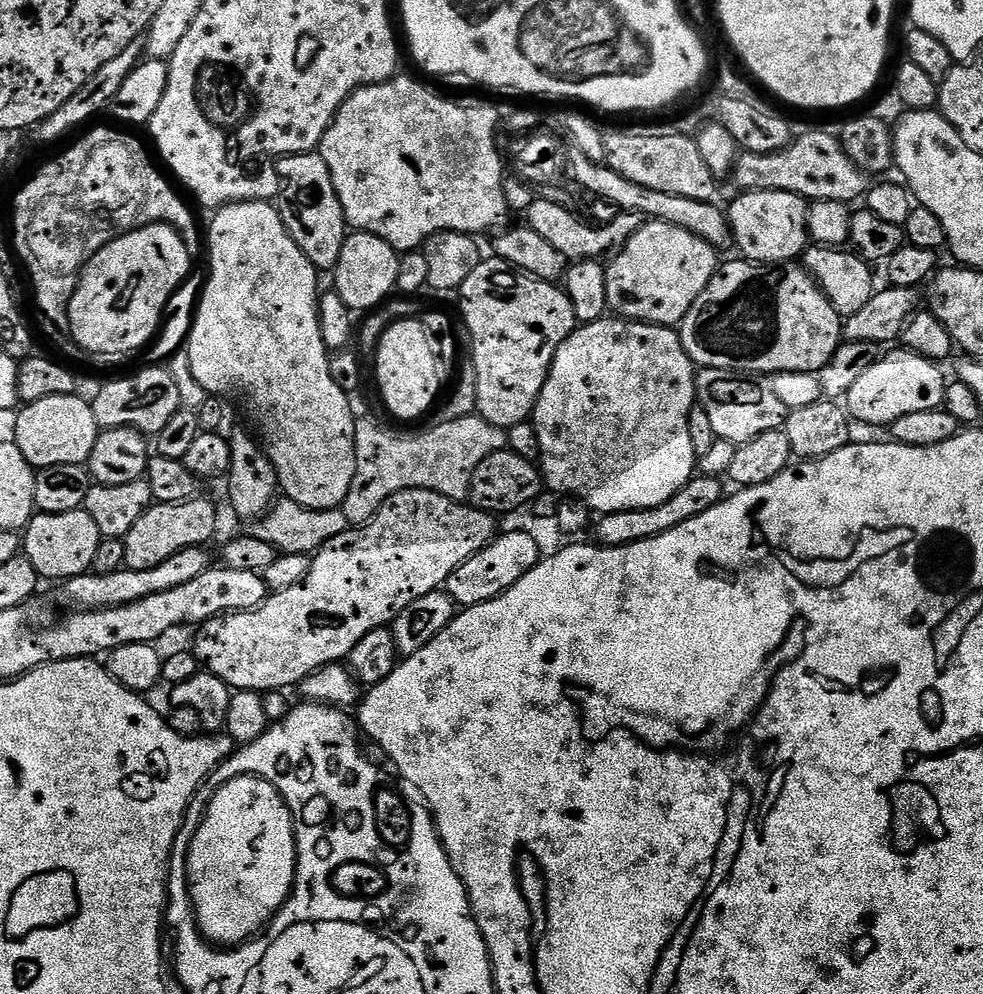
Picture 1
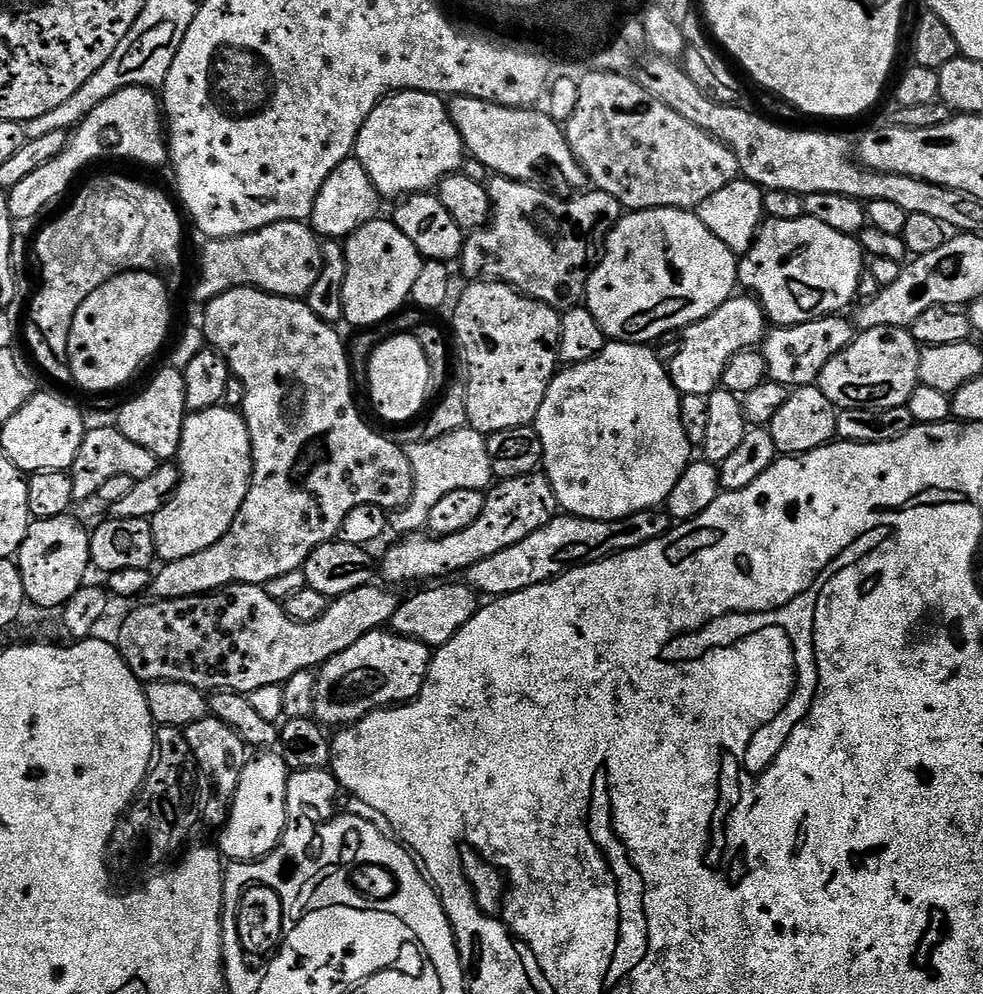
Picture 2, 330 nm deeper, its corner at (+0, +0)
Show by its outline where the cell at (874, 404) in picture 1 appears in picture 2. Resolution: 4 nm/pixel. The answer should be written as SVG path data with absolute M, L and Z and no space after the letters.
M907 328L863 329L838 358L826 362L818 386L837 409L905 407L920 384L921 351Z

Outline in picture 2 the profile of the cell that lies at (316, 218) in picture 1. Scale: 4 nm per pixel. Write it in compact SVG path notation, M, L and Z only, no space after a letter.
M349 158L336 167L326 182L322 182L322 190L318 190L318 198L314 202L310 227L321 238L343 241L377 219L381 215L380 204L382 197L366 172L363 159Z

